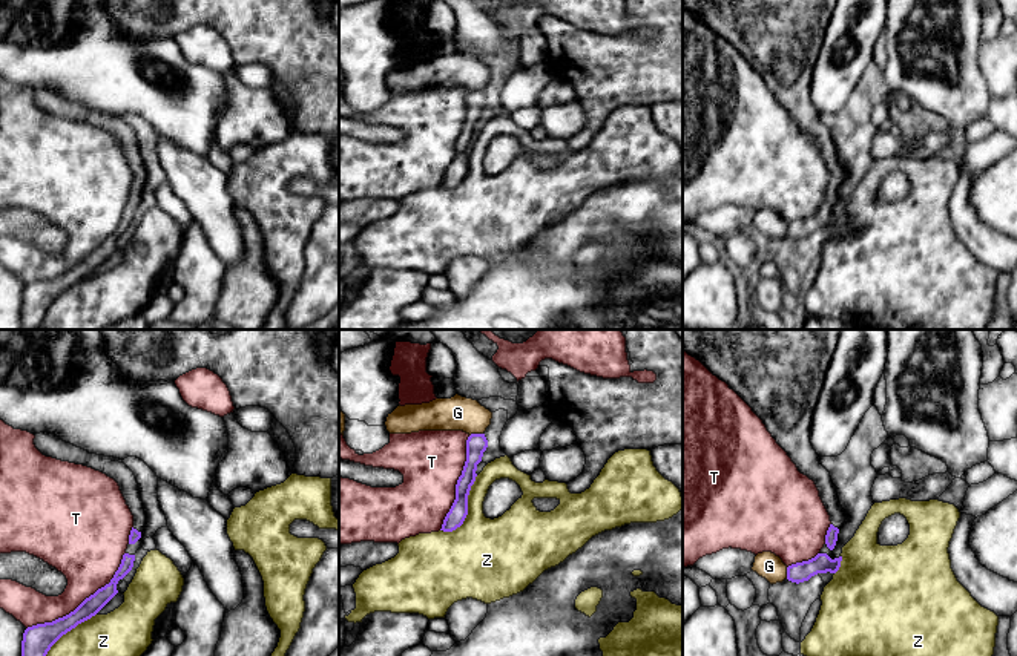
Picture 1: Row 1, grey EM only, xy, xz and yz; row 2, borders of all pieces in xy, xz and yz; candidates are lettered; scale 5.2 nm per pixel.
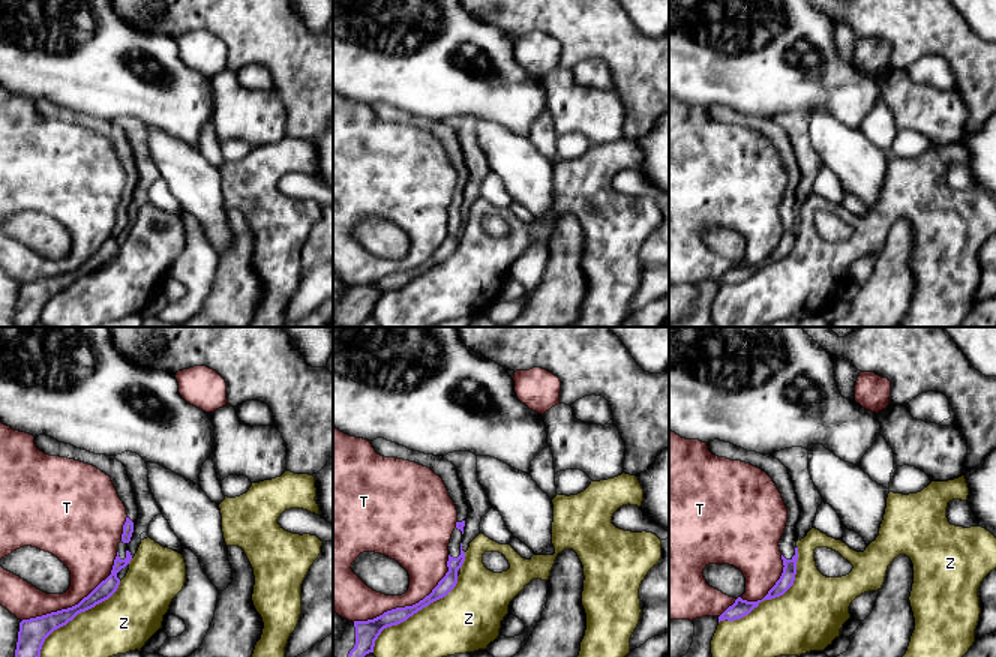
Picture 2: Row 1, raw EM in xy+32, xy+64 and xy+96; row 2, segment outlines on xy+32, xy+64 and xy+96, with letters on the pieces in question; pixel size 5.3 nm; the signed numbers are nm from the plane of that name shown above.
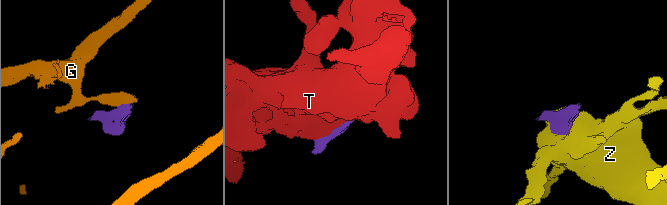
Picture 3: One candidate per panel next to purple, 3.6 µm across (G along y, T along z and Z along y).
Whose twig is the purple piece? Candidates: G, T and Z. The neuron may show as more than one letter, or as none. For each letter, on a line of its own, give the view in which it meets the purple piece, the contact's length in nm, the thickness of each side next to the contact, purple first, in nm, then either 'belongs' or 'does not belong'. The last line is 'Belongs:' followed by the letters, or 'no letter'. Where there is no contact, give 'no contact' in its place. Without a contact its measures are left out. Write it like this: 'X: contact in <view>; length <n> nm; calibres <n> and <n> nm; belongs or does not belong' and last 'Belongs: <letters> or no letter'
G: contact in xz; length 70 nm; calibres 110 and 180 nm; does not belong
T: contact in xy; length 650 nm; calibres 120 and 340 nm; does not belong
Z: contact in xz; length 360 nm; calibres 100 and 400 nm; does not belong
Belongs: no letter

